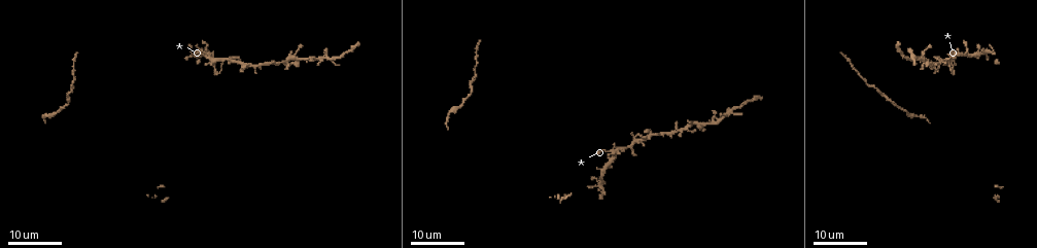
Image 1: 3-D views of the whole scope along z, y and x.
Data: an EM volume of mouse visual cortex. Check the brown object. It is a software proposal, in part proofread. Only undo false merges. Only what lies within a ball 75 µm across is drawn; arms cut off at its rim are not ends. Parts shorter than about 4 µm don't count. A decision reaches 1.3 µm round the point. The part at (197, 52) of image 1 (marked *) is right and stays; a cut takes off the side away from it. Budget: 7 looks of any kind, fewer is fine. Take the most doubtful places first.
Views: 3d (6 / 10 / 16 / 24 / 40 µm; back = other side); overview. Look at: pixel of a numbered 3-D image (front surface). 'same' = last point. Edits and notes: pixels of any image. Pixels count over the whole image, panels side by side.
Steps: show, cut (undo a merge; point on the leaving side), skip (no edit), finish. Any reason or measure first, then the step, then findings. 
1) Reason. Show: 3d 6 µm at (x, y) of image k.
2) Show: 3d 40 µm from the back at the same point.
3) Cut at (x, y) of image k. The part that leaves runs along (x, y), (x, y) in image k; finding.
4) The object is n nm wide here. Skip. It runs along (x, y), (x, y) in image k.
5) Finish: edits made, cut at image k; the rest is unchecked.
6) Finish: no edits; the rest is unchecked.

Looks like a crossing. Show: 3d 16 µm at (211, 57) of image 1.

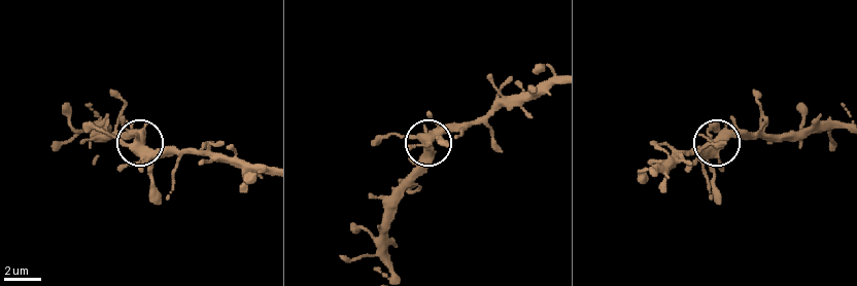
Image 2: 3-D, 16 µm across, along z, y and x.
Show: 3d 10 µm at (430, 140) of image 2.

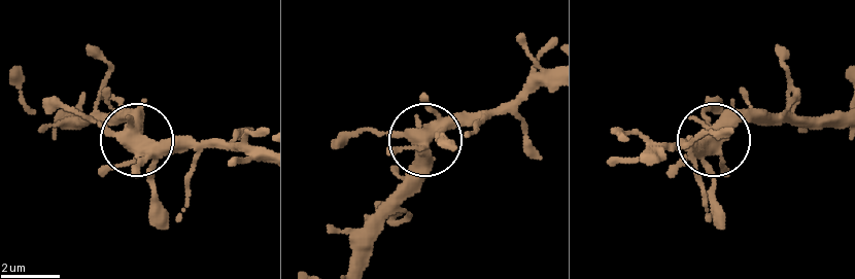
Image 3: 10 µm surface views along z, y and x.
The side arm is 34 µm long. Skip. It runs along (58, 108), (144, 138), (208, 138) in image 3; one cell here.

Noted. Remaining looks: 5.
Show: 3d 24 µm at (473, 76) of image 1.

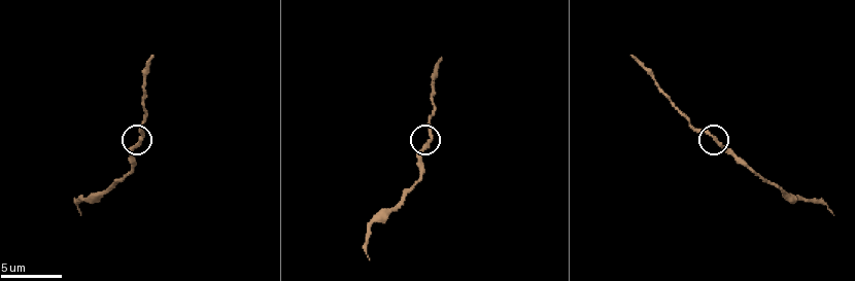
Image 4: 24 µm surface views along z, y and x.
Show: 3d 6 µm at (713, 134) of image 4.

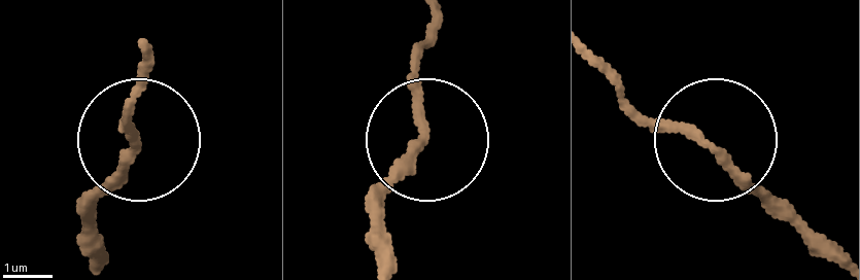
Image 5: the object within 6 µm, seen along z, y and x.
The side arm is 10 µm long. Skip. All the same cell.

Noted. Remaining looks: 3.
Calibre changes. Show: 3d 10 µm at (433, 85) of image 4.

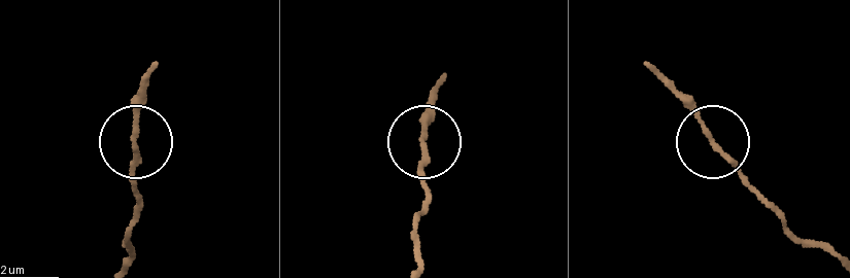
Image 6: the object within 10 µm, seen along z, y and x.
Skip. One cell here.

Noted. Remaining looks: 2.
Finish: no edits; the rest is unchecked.

